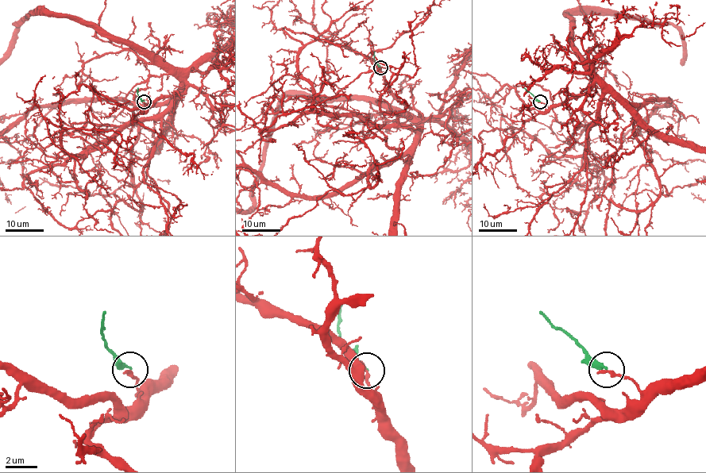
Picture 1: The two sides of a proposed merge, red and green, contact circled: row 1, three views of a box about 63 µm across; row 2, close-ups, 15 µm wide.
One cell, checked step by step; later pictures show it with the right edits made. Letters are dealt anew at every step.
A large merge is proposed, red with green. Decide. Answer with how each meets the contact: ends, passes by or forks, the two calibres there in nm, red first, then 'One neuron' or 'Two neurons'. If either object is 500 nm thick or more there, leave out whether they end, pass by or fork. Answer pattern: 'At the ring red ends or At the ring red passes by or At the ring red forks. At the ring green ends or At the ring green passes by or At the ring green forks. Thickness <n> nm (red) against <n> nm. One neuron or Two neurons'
At the ring red ends. At the ring green ends. Thickness 240 nm (red) against 240 nm. Two neurons

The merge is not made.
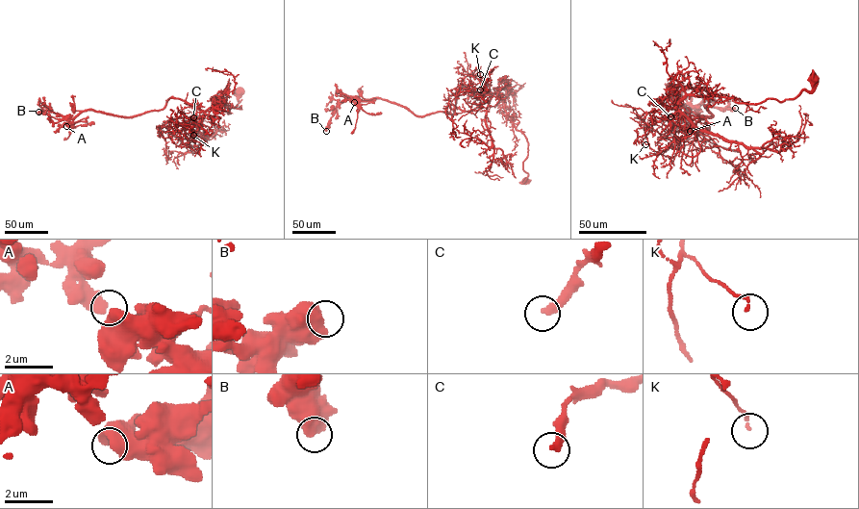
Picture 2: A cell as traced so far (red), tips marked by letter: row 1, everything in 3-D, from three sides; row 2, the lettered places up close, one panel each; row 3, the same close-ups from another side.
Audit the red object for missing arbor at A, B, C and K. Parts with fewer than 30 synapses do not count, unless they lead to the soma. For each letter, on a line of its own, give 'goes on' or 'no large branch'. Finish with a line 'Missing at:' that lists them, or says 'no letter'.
A: no large branch
B: no large branch
C: no large branch
K: no large branch
Missing at: no letter

